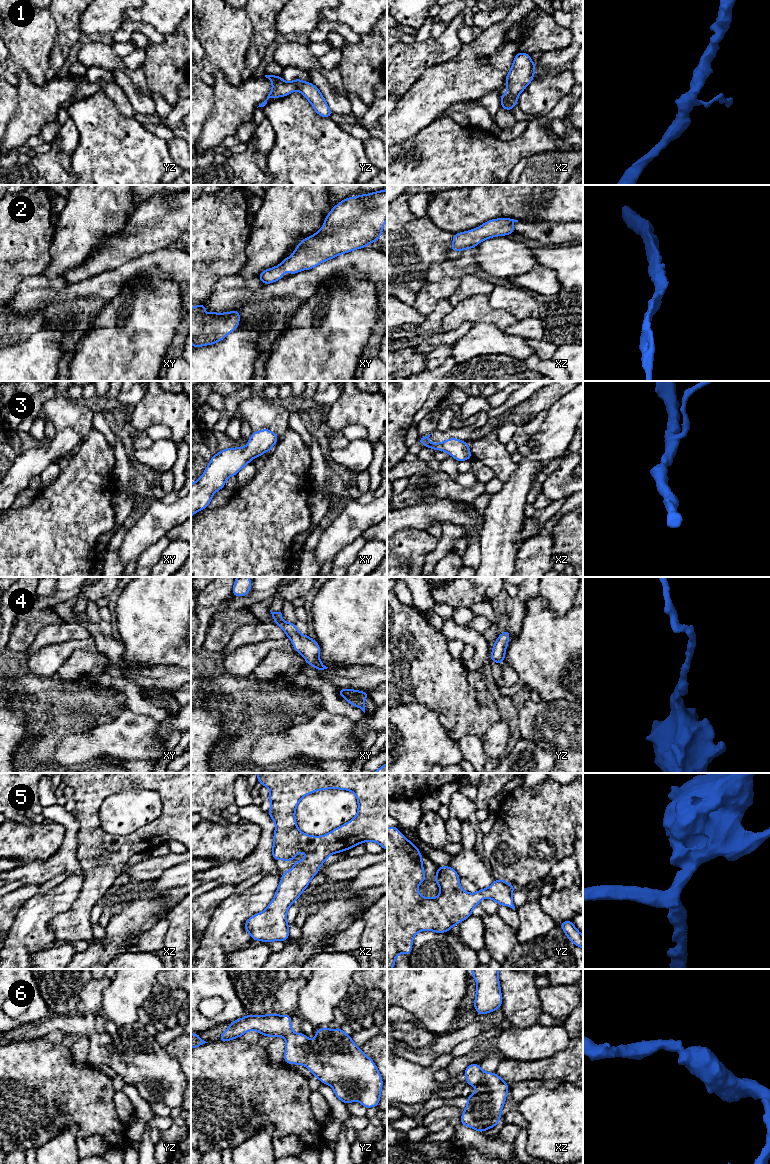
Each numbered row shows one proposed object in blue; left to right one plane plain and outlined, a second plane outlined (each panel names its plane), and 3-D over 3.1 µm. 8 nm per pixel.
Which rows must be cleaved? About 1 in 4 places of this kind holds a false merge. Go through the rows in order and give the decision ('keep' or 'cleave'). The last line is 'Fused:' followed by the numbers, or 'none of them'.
1: keep
2: keep
3: keep
4: keep
5: keep
6: keep
Fused: none of them

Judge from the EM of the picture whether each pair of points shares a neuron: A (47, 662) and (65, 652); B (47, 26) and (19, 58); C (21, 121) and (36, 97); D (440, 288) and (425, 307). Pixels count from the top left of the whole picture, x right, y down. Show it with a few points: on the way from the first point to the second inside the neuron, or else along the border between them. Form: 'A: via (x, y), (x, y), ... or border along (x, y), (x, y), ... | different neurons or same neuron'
A: via (51, 658), (61, 652) | same neuron
B: via (39, 34), (29, 44), (27, 50) | same neuron
C: via (27, 115), (36, 106), (36, 103) | same neuron
D: via (435, 293), (426, 302) | same neuron

